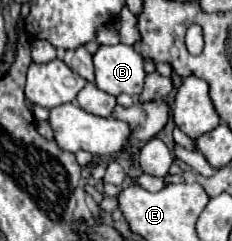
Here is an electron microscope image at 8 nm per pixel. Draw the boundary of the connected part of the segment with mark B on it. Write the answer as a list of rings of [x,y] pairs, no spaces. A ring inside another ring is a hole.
[[[102,45],[98,53],[94,55],[94,69],[96,69],[96,81],[94,85],[102,91],[118,97],[120,93],[138,97],[142,93],[144,85],[144,59],[142,55],[126,45]]]

